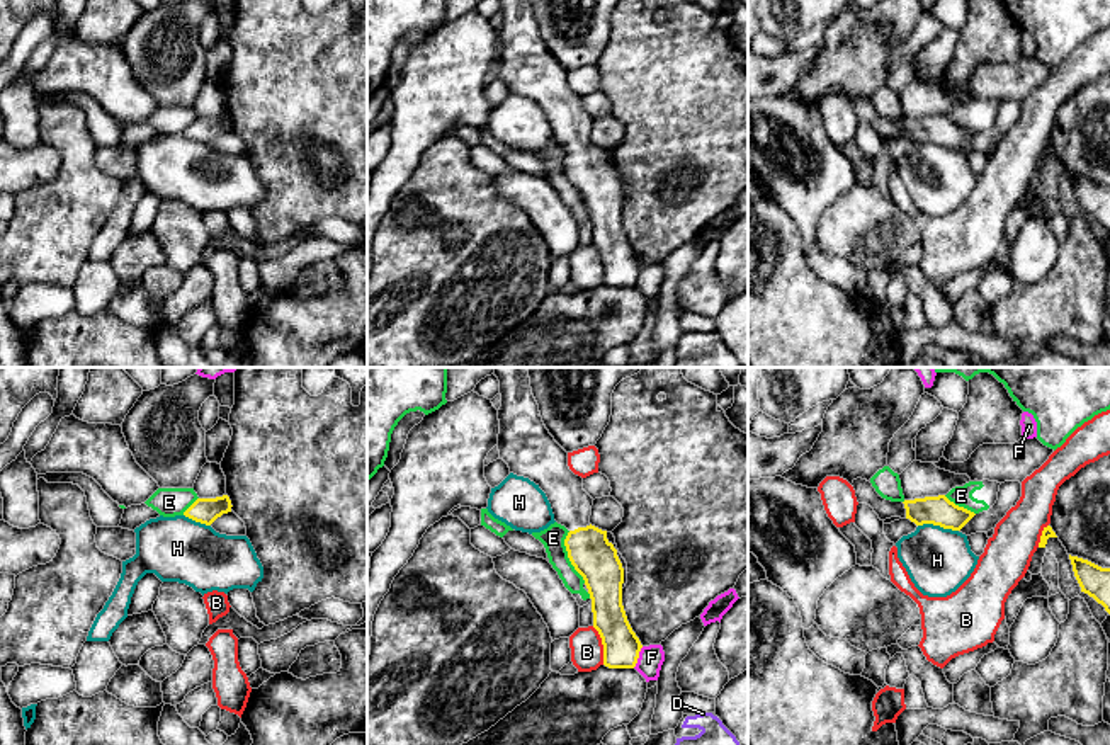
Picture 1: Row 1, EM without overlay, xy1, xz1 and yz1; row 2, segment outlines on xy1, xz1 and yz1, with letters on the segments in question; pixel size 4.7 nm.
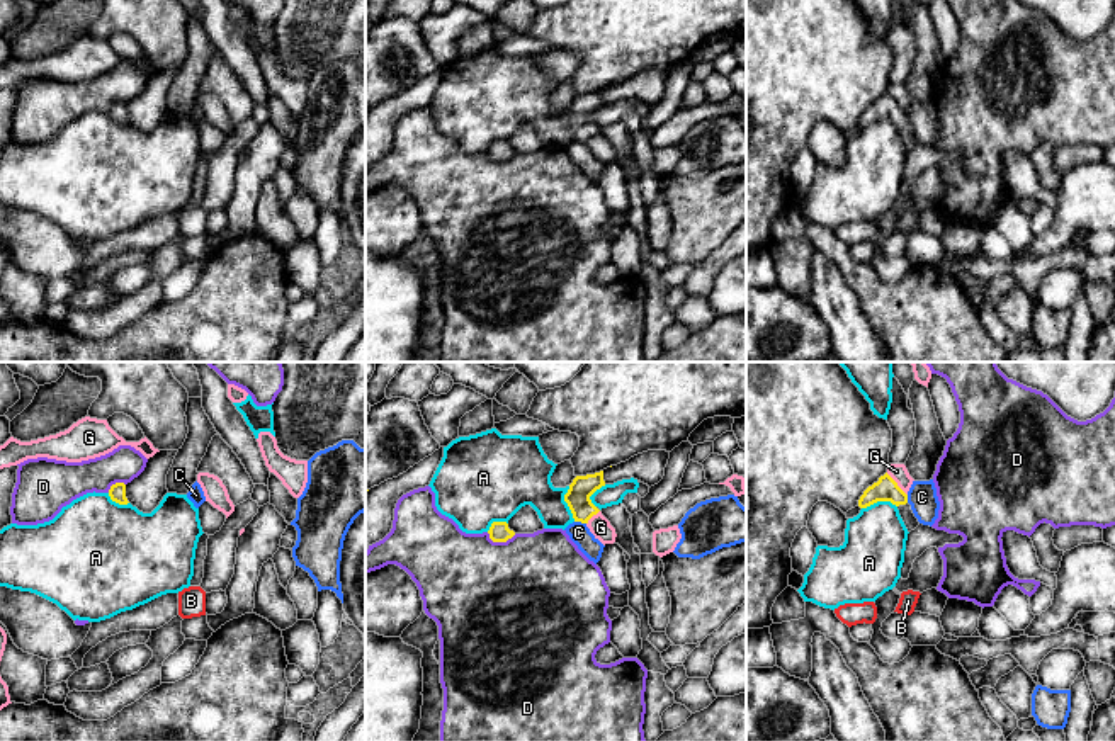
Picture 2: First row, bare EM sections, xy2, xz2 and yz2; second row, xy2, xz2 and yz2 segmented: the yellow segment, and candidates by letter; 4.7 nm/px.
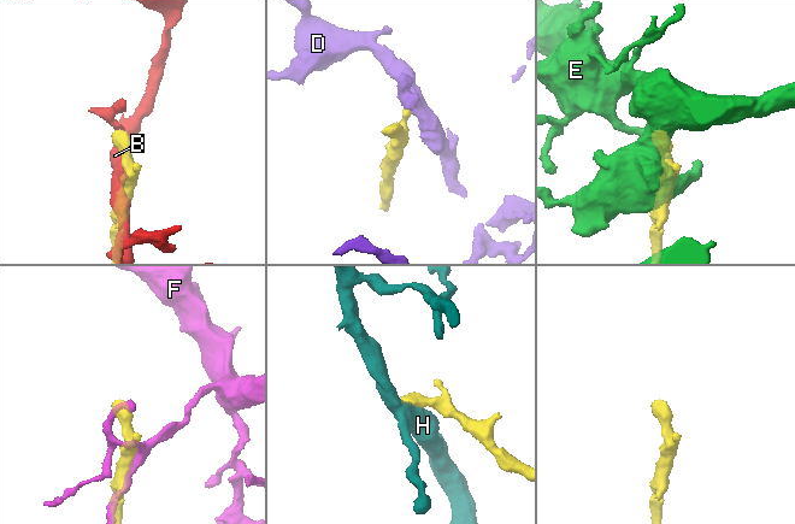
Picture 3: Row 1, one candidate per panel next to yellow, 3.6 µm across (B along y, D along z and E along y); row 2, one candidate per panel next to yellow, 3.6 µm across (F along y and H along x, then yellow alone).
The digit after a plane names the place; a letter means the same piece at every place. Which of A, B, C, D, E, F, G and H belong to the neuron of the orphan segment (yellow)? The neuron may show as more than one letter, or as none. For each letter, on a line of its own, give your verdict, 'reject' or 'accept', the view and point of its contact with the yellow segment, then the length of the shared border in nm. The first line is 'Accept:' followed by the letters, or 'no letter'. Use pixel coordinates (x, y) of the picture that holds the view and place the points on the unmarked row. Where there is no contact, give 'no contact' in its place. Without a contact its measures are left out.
Accept: no letter
A: reject; meets yellow in xz2 at (566, 121); contact 170 nm long
B: reject; meets yellow in xz1 at (602, 262); contact 190 nm long
C: reject; meets yellow in xz2 at (580, 140); contact 60 nm long
D: reject; meets yellow in xz2 at (500, 160); contact 140 nm long
E: reject; meets yellow in xz1 at (568, 176); contact 260 nm long
F: reject; meets yellow in xz1 at (638, 276); contact 120 nm long
G: reject; meets yellow in yz2 at (896, 104); contact 150 nm long
H: reject; meets yellow in yz1 at (939, 143); contact 190 nm long

